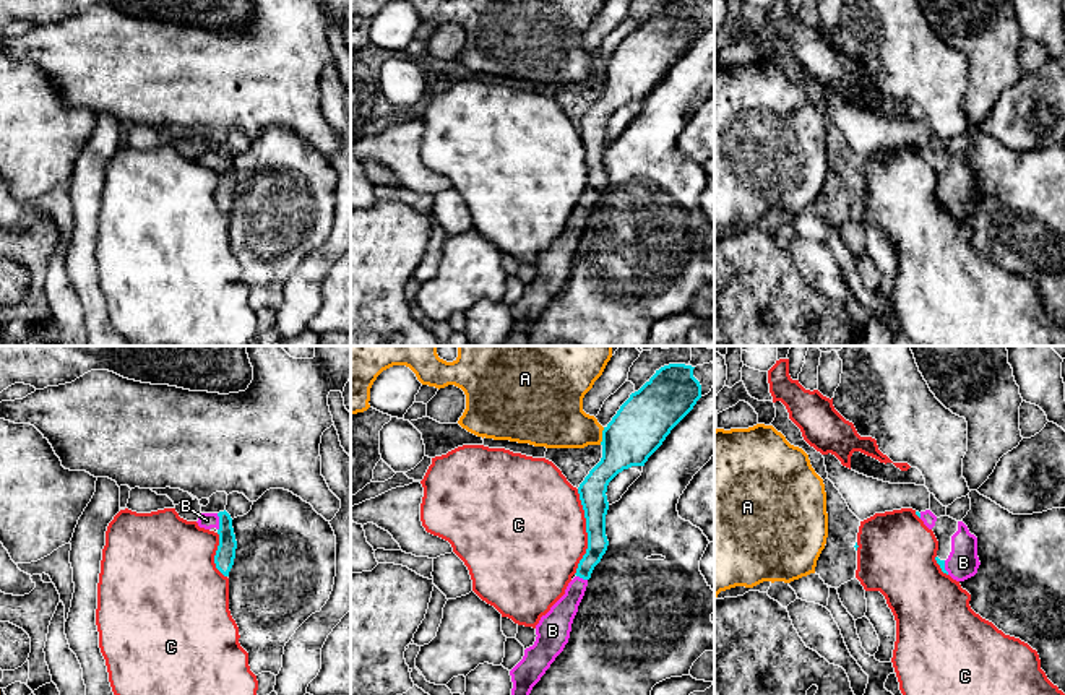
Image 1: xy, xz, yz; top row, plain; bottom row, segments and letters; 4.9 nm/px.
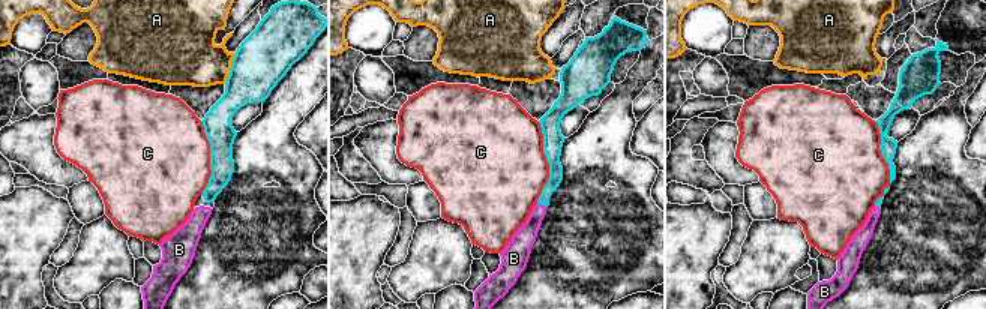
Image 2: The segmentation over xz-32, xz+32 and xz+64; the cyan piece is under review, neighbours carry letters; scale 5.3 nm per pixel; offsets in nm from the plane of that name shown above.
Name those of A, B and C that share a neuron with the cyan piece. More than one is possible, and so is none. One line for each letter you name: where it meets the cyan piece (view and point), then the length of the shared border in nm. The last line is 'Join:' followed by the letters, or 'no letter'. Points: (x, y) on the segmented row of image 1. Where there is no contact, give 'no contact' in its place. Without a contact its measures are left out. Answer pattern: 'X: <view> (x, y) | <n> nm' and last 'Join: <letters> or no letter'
B: xy (219, 522) | 90 nm
Join: B

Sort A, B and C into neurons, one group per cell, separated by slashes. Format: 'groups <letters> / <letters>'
groups A / B / C

